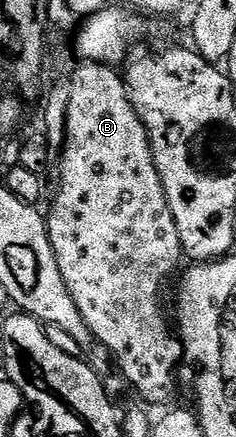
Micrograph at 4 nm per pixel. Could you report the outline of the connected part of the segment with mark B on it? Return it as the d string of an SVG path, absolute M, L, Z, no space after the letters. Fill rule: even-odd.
M82 61L80 65L81 67L78 70L74 69L72 71L73 83L71 84L70 108L67 109L65 147L59 155L61 179L57 182L57 195L53 198L53 207L47 210L49 239L59 264L59 270L63 272L67 292L71 292L71 300L75 300L87 328L91 328L94 339L100 345L108 348L110 355L115 359L116 367L118 364L126 380L142 394L140 397L146 403L165 402L177 390L177 365L180 367L183 362L180 337L171 329L170 319L169 322L165 319L165 310L161 307L161 289L164 288L165 281L173 273L175 273L174 275L178 273L177 265L180 264L181 258L183 259L179 228L175 228L175 216L171 216L171 208L167 204L165 189L161 183L159 172L155 168L153 149L149 143L149 133L145 130L141 117L135 112L135 108L131 104L124 77L114 67L106 66L104 62Z

